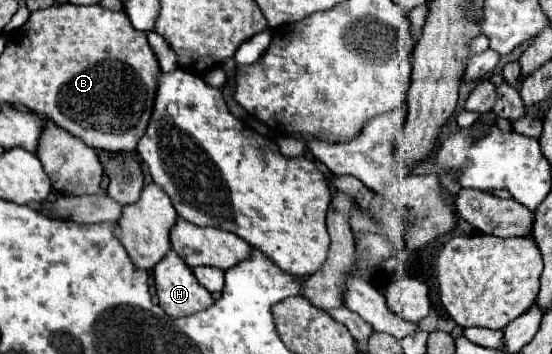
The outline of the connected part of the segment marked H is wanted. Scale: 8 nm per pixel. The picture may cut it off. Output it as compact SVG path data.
M173 250L153 268L153 280L159 306L173 318L197 314L215 302Z

